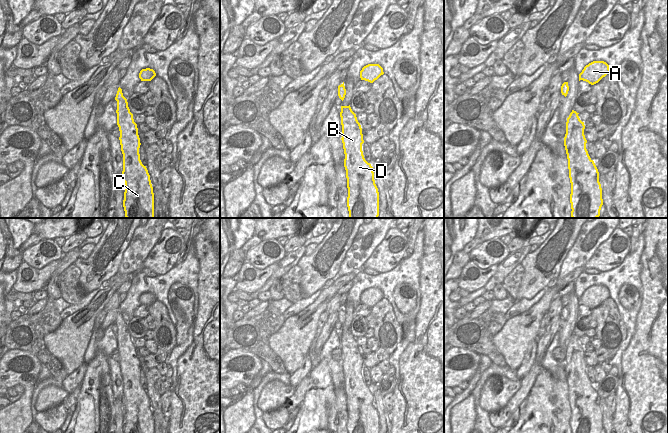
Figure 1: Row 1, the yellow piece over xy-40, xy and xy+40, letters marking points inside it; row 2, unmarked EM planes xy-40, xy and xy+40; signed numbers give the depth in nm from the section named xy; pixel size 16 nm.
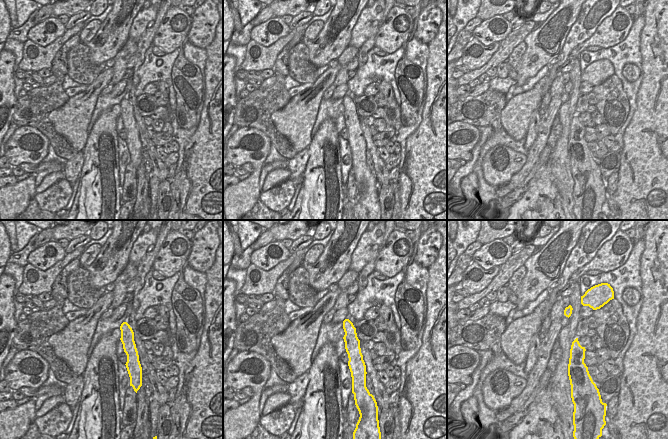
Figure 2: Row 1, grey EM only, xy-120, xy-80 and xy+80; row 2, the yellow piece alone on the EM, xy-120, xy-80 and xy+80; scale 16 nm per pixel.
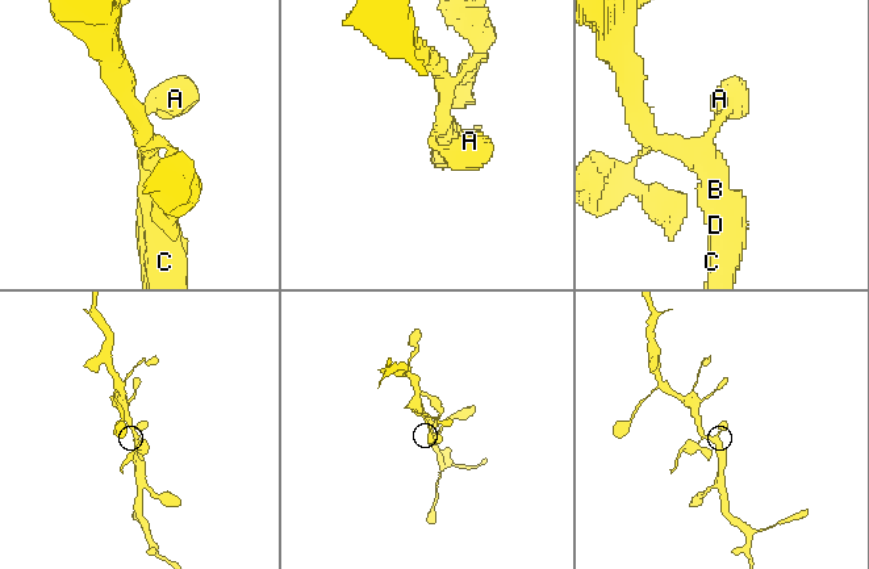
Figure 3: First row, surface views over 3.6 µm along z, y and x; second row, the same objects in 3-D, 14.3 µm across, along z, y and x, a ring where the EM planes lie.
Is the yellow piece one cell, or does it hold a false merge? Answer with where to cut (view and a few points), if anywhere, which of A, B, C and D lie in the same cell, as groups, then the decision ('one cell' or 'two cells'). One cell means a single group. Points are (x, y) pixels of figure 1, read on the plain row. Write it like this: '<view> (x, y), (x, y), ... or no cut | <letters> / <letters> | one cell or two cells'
no cut | A B C D | one cell

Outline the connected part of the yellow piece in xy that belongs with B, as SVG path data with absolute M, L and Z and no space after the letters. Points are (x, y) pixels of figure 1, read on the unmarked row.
M341 330L344 391L347 402L348 433L379 433L379 416L374 404L373 391L363 379L362 352L349 330Z

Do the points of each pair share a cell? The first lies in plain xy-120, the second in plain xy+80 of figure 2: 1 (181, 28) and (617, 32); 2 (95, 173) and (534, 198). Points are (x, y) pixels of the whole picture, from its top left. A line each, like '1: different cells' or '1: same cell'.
1: same cell
2: same cell

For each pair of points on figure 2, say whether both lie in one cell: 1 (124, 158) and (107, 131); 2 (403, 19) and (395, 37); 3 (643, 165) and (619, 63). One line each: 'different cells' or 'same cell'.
1: different cells
2: same cell
3: different cells

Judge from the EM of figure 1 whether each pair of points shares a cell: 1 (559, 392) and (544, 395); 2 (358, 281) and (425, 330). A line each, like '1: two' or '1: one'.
1: two
2: two

